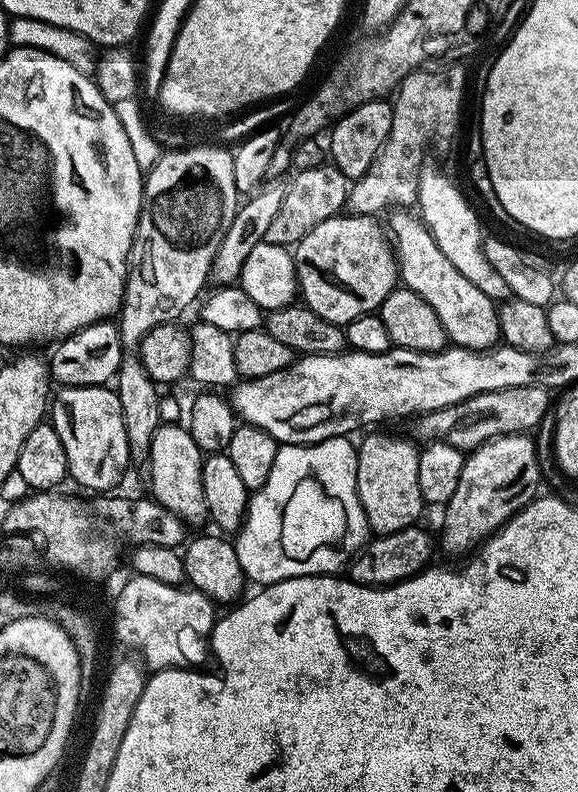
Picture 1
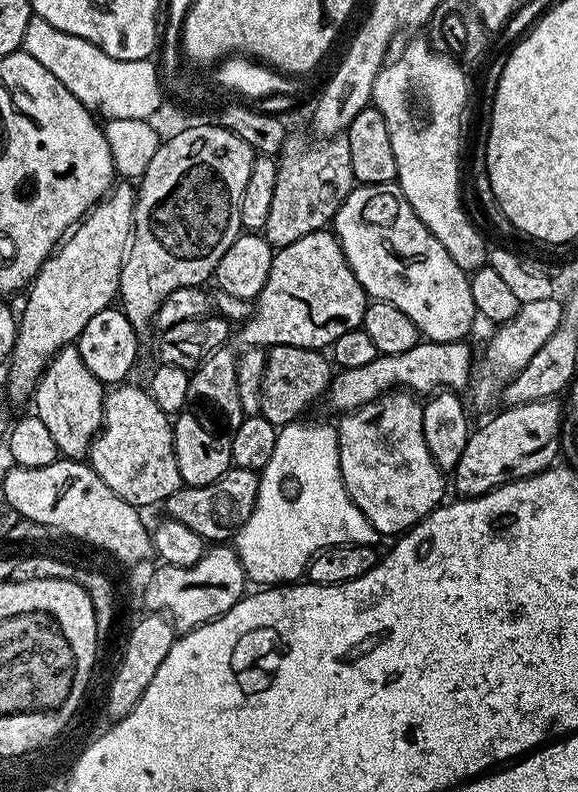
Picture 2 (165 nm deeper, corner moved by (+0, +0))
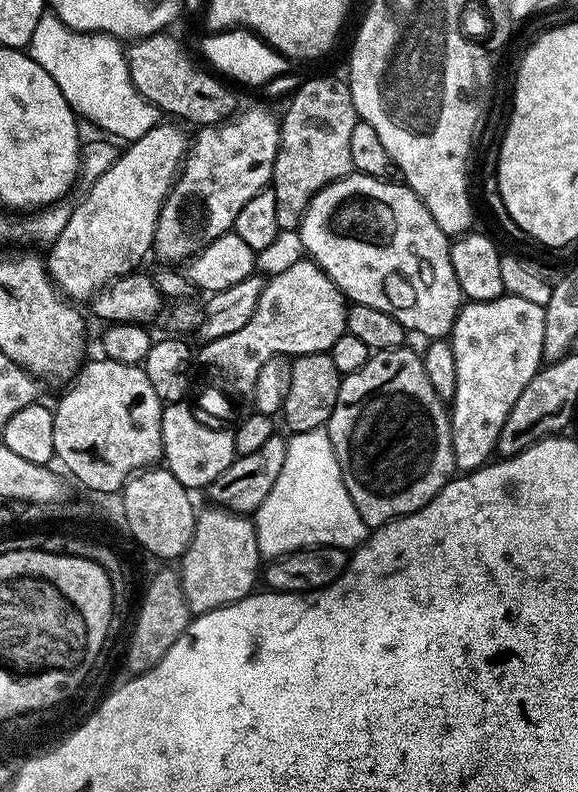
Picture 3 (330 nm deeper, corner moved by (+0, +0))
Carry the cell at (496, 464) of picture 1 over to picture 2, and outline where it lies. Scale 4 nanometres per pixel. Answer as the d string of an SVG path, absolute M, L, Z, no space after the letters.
M559 399L535 400L525 404L514 404L505 407L505 412L492 416L480 429L473 431L466 442L466 450L462 450L462 458L458 458L458 466L454 470L456 488L461 497L485 496L491 488L509 484L522 478L530 478L539 472L553 467L557 463L556 455L560 452L560 403Z

